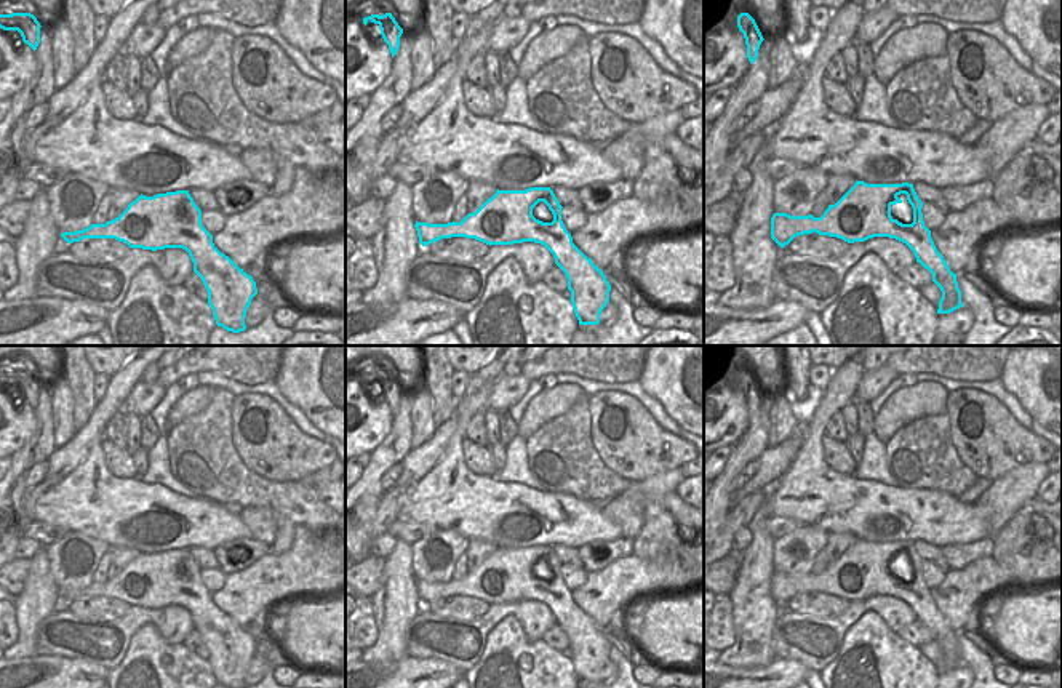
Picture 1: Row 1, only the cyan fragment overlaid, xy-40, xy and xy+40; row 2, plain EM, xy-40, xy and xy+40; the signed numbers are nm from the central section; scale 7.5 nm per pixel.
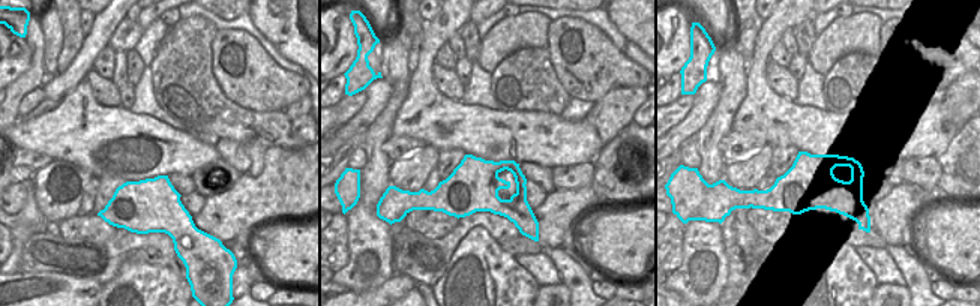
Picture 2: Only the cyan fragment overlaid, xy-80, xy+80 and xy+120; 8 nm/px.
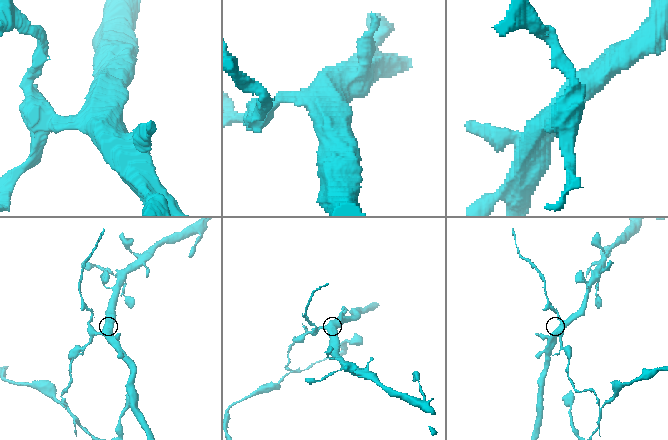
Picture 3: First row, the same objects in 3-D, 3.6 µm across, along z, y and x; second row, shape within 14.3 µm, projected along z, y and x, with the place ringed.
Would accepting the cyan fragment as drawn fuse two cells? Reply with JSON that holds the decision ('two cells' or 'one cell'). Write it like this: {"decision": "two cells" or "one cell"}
{"decision": "two cells"}

